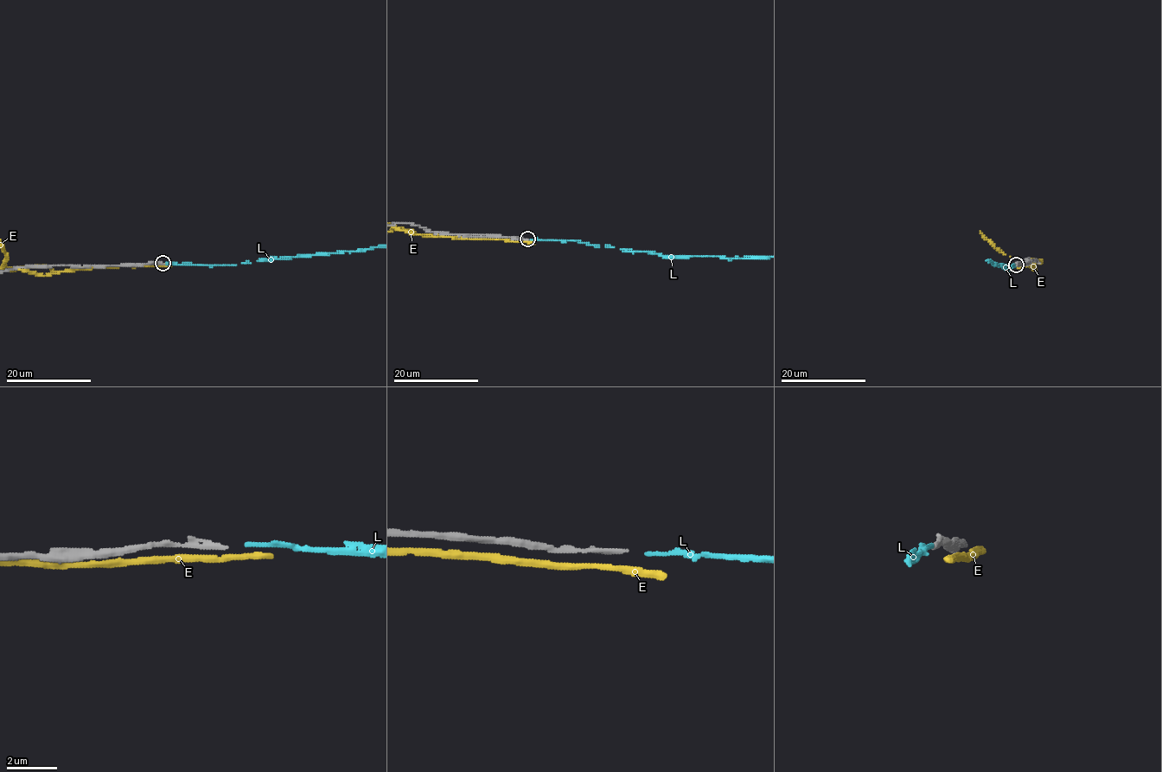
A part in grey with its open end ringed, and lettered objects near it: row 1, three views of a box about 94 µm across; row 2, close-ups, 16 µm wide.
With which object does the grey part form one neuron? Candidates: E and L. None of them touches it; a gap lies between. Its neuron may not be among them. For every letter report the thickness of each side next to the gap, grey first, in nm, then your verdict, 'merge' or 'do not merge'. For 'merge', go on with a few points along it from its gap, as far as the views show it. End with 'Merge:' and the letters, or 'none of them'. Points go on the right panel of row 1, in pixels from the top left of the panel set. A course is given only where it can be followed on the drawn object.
E: 190 nm thick on the grey side, 240 nm on the other; do not merge
L: 190 nm thick on the grey side, 140 nm on the other; merge
Merge: L

